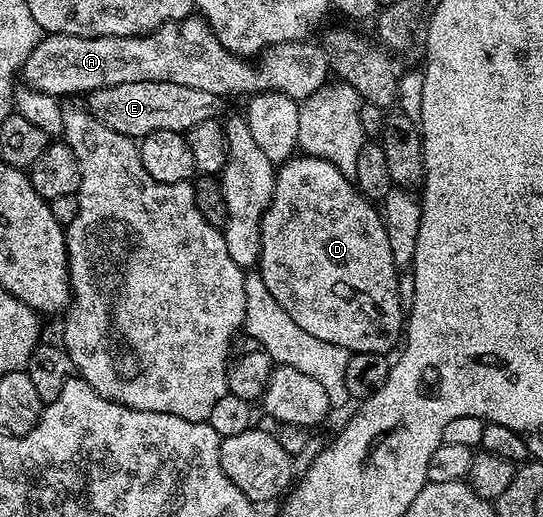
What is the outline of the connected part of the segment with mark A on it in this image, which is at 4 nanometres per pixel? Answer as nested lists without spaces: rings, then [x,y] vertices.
[[[192,16],[179,22],[166,22],[148,34],[141,36],[65,36],[64,34],[47,34],[39,41],[37,48],[29,52],[23,61],[21,76],[32,90],[40,90],[46,94],[64,96],[63,94],[80,94],[86,96],[92,90],[100,90],[106,86],[120,86],[134,82],[168,82],[169,84],[185,84],[185,88],[201,88],[204,92],[213,92],[217,96],[223,94],[252,94],[265,90],[276,90],[285,96],[302,100],[307,98],[323,85],[328,83],[331,72],[326,50],[311,40],[282,42],[262,51],[259,56],[261,66],[255,66],[244,57],[227,50],[210,26],[202,17]]]

